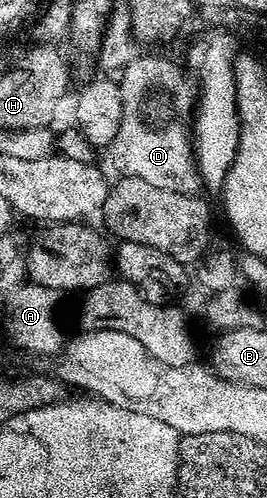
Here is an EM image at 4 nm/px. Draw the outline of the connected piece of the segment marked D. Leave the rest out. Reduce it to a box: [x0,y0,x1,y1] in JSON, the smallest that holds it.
[111,54,203,193]

